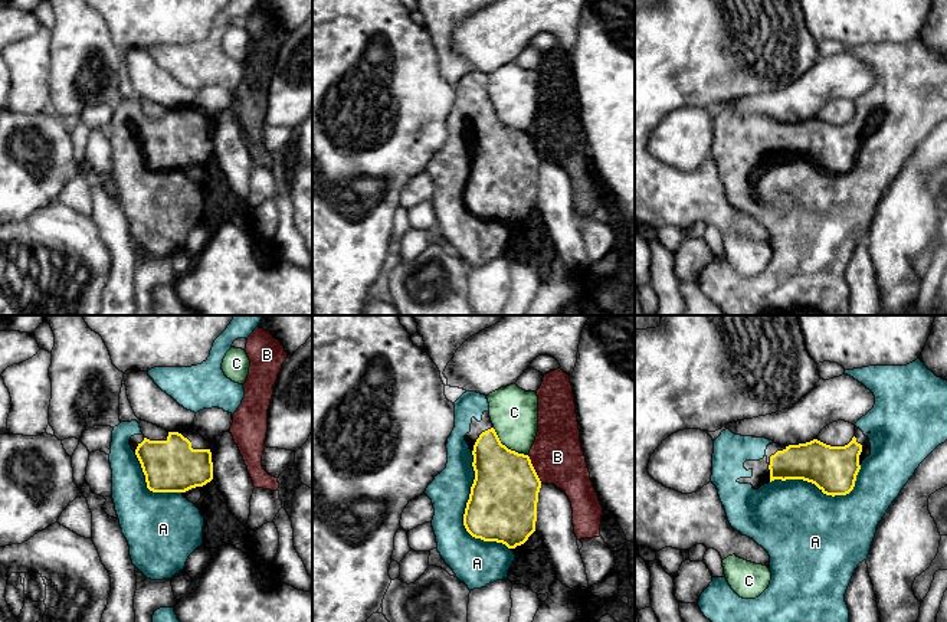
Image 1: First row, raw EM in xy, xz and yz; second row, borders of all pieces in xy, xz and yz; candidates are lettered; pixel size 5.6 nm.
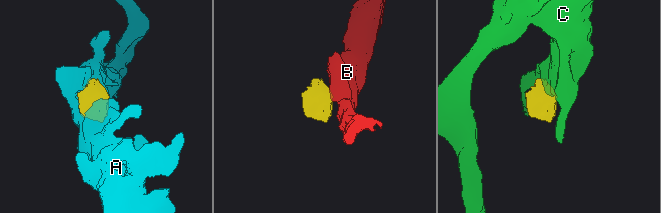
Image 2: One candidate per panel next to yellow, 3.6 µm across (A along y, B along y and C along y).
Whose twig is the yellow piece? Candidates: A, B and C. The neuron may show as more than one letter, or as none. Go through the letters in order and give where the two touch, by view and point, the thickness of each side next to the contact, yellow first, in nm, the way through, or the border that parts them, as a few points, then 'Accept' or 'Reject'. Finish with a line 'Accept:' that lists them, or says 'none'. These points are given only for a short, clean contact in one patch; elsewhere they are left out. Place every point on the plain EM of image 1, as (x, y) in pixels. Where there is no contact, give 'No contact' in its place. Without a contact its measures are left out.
A: Touches yellow at xz (465, 190). Thickness 380 nm (yellow) against 240 nm. Accept
B: Touches yellow at xz (534, 147). Thickness 380 nm (yellow) against 280 nm. Boundary: xz (527, 133), (541, 160). Reject
C: Touches yellow at xz (505, 124). Thickness 360 nm (yellow) against 280 nm. Boundary: xz (492, 105), (503, 121), (527, 133). Reject
Accept: A

